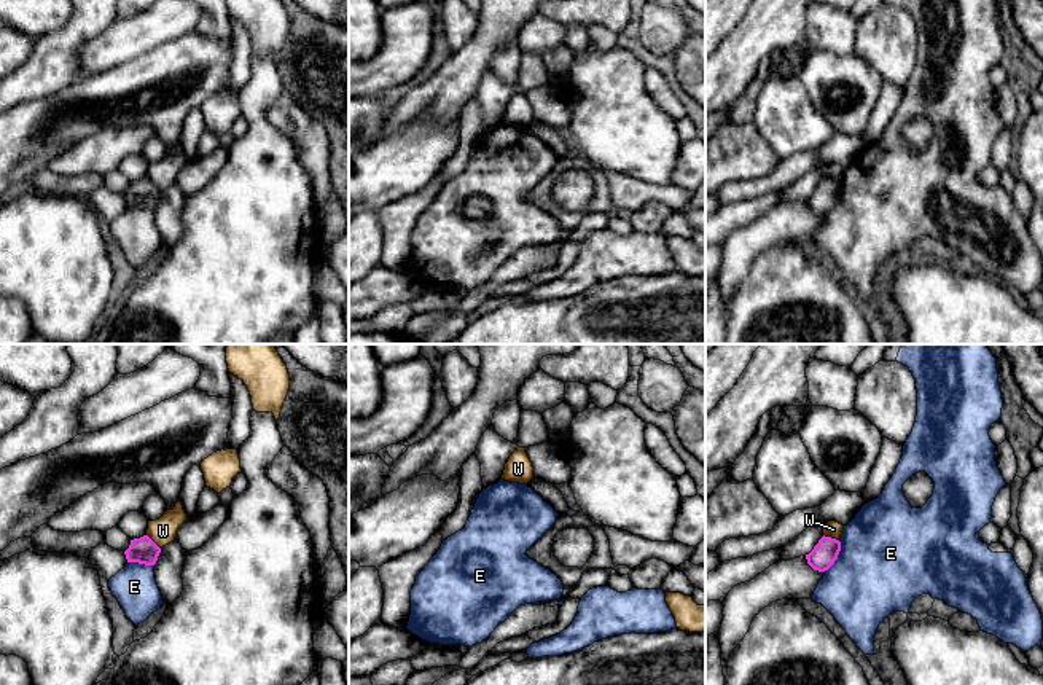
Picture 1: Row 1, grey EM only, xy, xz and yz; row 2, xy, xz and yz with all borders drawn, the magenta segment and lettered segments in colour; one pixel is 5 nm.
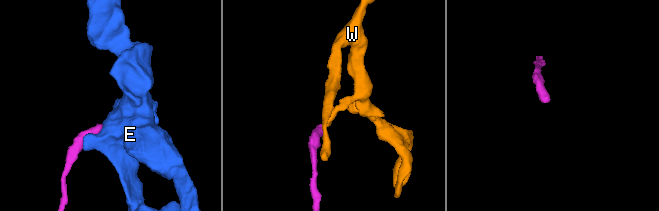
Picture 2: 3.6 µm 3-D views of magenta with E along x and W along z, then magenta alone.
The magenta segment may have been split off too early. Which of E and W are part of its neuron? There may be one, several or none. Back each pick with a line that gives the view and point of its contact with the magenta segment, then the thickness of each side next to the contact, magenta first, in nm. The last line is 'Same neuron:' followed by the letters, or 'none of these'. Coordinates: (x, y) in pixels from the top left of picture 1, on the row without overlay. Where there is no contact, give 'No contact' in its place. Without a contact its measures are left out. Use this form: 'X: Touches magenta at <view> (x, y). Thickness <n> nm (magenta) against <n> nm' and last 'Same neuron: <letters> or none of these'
Same neuron: none of these

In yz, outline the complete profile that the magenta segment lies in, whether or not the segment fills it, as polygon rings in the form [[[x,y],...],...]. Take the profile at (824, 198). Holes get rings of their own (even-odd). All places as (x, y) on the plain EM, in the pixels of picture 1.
[[[823,178],[806,202],[814,213],[825,215],[834,207],[839,194],[841,185]]]

